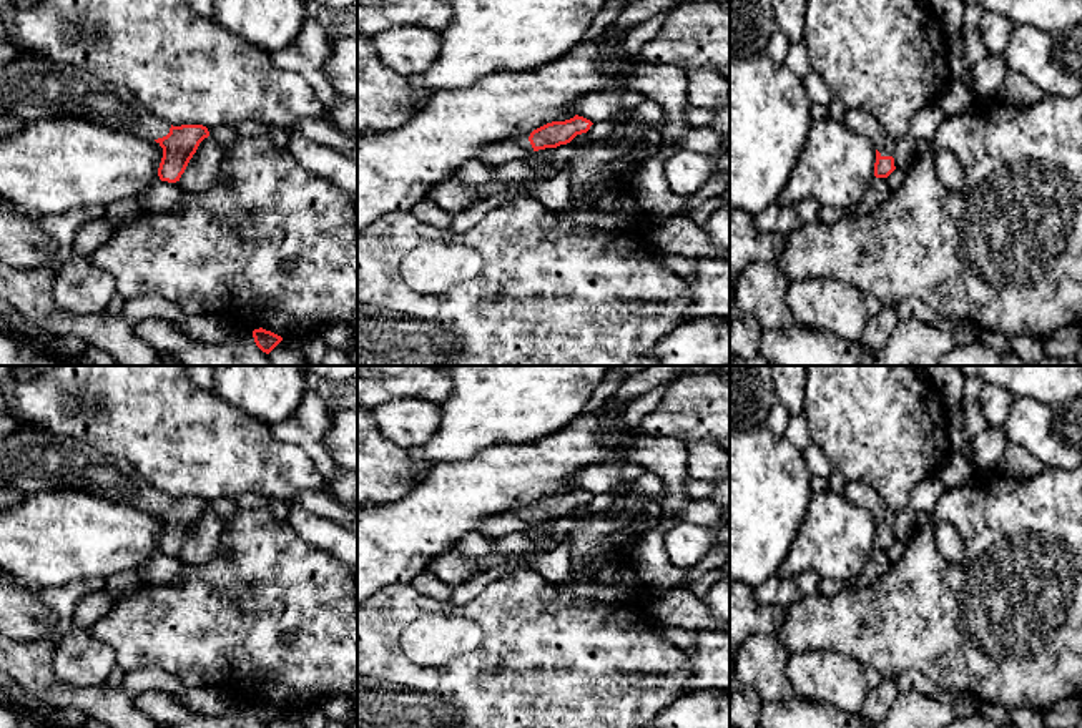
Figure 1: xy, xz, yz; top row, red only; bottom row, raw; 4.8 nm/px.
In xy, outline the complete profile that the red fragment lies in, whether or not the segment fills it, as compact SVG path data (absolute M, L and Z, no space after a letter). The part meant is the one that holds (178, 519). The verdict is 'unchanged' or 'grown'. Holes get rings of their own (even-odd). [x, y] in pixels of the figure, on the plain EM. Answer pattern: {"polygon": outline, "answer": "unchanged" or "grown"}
{"polygon": "M20 425L10 437L0 439L0 487L37 494L47 490L85 490L116 504L156 514L163 520L158 540L161 553L176 555L184 545L199 515L209 509L203 497L173 499L151 487L125 459L108 455L86 442Z", "answer": "grown"}

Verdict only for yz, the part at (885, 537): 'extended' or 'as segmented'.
extended

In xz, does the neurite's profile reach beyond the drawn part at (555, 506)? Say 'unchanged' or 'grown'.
grown

